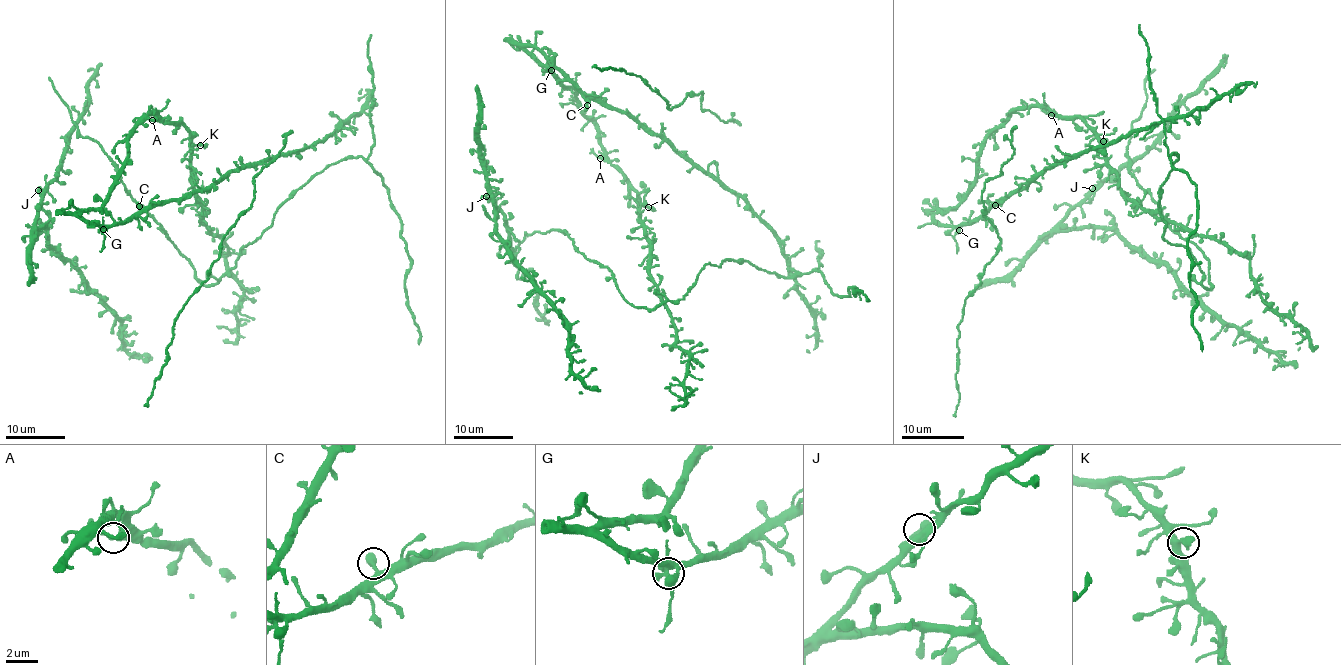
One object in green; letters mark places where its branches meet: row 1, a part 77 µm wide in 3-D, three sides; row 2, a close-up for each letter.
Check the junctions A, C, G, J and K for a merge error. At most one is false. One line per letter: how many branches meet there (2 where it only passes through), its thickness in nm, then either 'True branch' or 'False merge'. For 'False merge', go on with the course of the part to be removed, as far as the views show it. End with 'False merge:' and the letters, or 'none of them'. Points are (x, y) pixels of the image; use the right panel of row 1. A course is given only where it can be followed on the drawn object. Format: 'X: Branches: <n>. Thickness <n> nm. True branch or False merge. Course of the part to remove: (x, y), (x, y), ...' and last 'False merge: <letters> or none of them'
A: Branches: 2. Thickness 340 nm. True branch
C: Branches: 2. Thickness 360 nm. True branch
G: Branches: 2. Thickness 340 nm. False merge. Course of the part to remove: (959, 230), (955, 235), (956, 252)
J: Branches: 2. Thickness 360 nm. True branch
K: Branches: 2. Thickness 320 nm. True branch
False merge: G

